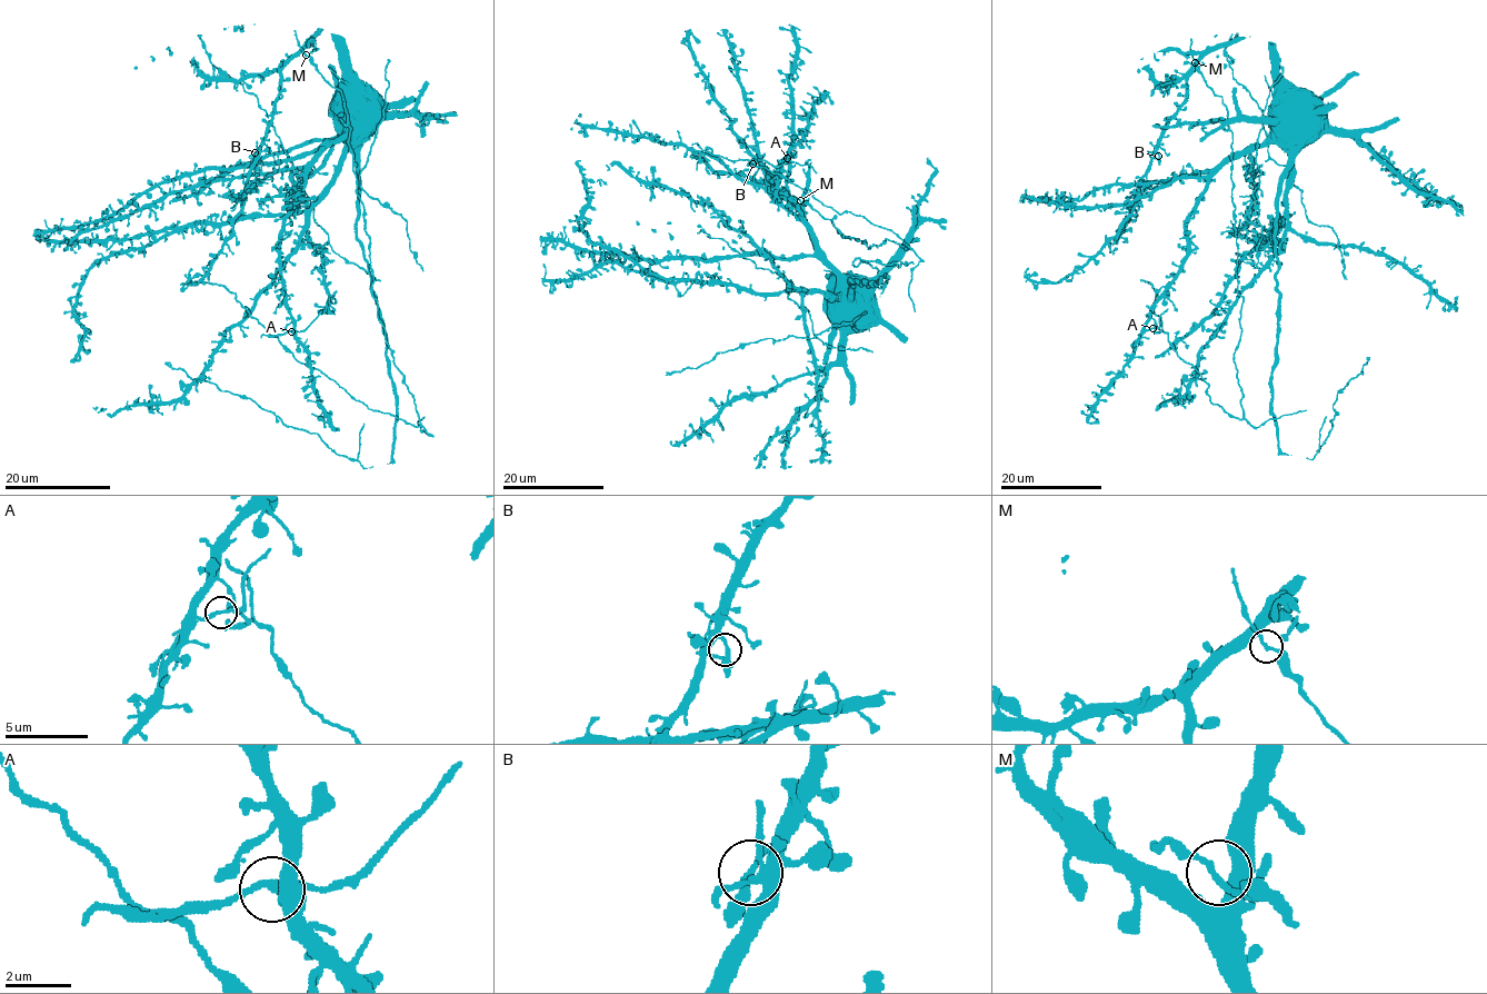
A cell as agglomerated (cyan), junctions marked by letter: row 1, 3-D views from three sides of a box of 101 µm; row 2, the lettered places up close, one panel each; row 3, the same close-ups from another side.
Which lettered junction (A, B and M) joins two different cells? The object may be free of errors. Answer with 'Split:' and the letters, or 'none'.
Split: A

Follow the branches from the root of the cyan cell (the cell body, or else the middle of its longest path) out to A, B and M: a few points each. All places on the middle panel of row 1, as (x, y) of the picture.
A: (846, 281), (846, 277), (819, 248), (799, 208), (785, 194), (776, 192), (780, 163), (789, 150), (787, 157)
B: (846, 281), (816, 237), (776, 197), (761, 157), (745, 145), (755, 156), (752, 163)
M: (846, 281), (816, 237), (776, 197), (761, 157), (745, 145), (768, 170), (772, 187), (788, 200), (800, 200)

